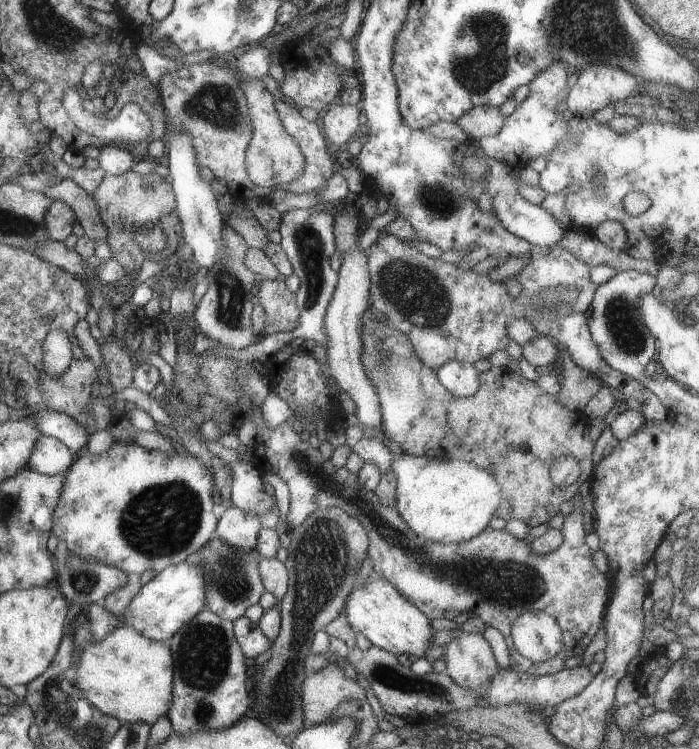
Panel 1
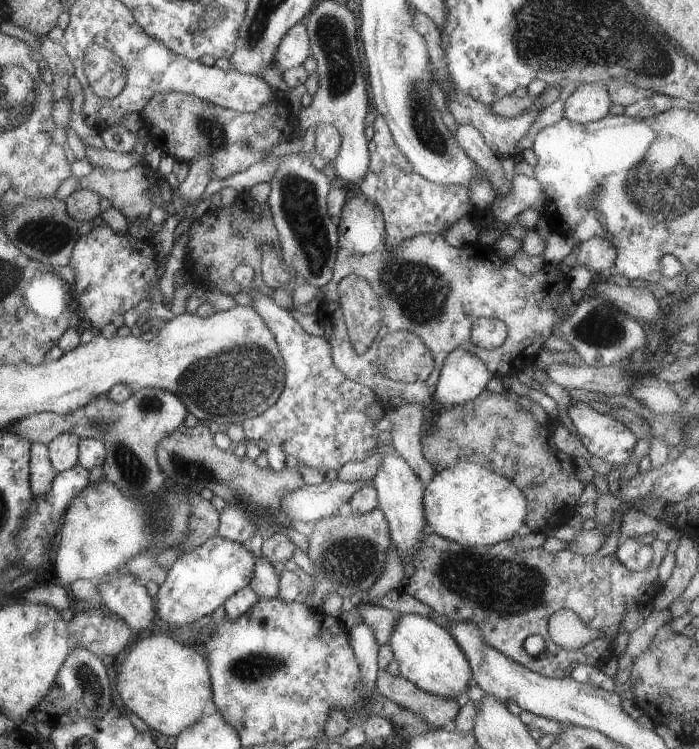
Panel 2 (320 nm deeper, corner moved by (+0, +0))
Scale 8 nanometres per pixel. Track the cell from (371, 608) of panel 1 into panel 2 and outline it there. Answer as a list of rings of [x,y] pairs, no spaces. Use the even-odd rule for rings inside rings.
[[[402,613],[399,614],[388,644],[393,648],[393,659],[398,662],[402,677],[424,692],[463,702],[473,670],[448,630],[427,616]]]

